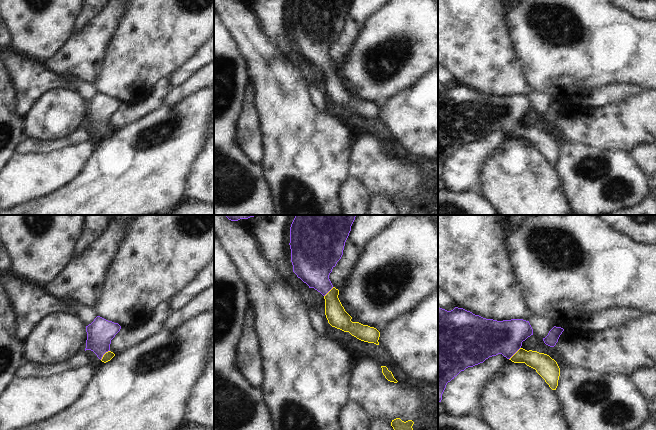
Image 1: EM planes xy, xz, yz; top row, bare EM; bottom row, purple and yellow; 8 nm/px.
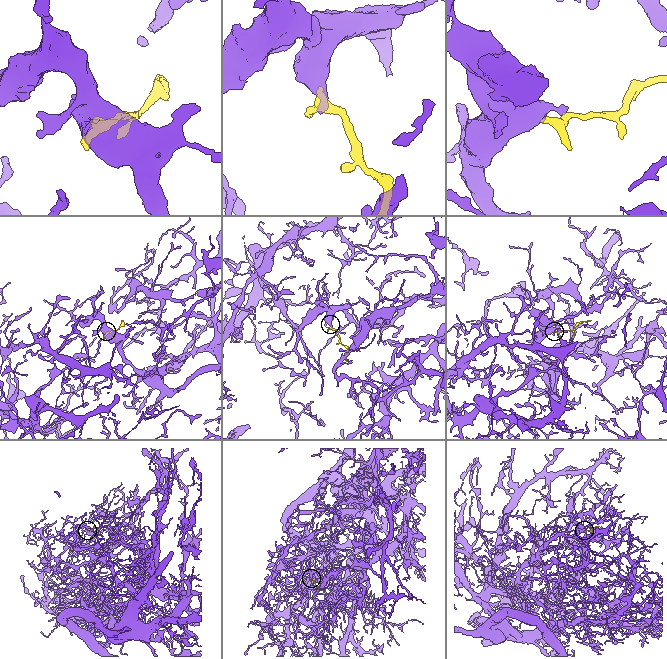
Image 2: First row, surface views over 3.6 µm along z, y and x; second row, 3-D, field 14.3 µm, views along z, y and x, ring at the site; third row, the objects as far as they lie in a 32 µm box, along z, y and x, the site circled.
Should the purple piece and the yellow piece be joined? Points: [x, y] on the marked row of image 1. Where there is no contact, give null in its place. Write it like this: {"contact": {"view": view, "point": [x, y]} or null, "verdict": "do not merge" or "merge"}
{"contact": {"view": "yz", "point": [515, 352]}, "verdict": "merge"}

